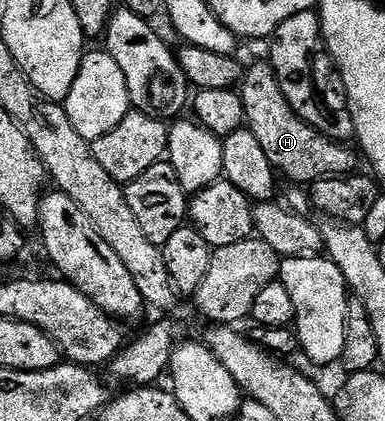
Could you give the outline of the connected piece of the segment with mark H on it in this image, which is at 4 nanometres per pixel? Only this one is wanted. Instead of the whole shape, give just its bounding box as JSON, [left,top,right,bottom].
[240,61,359,185]

